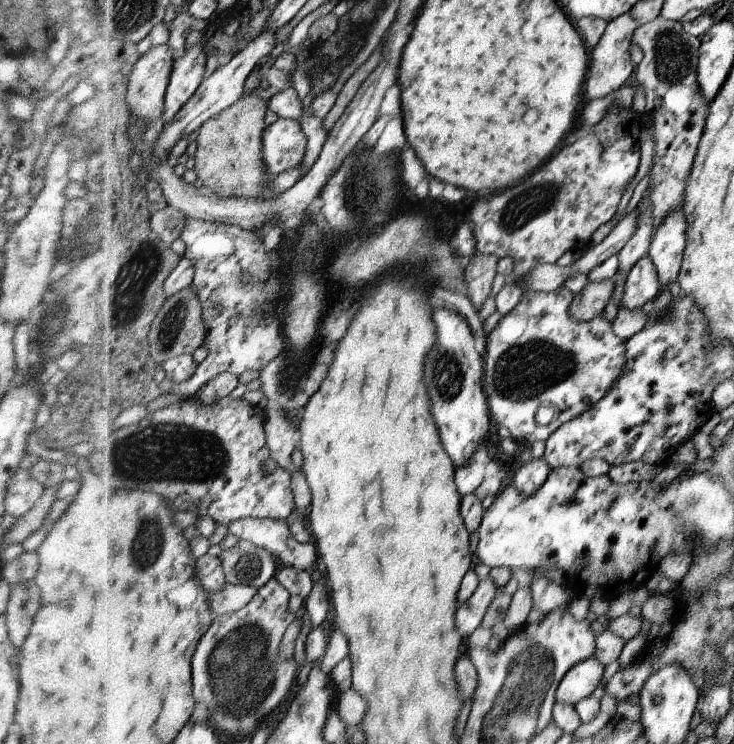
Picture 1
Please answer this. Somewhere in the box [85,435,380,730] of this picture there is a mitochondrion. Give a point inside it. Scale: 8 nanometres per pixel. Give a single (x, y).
(238, 673)

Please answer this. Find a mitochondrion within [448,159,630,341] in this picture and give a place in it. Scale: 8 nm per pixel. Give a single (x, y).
(532, 203)

